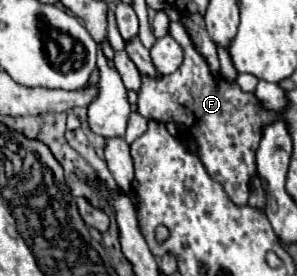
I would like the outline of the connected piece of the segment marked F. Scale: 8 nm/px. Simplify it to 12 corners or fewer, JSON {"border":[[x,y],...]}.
{"border":[[185,27],[183,63],[141,75],[137,113],[177,121],[207,173],[247,205],[277,113],[211,75]]}

